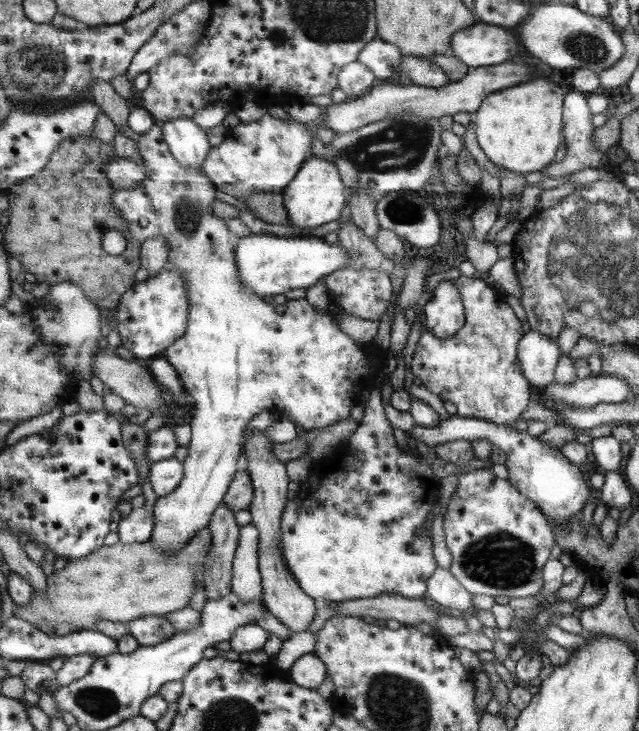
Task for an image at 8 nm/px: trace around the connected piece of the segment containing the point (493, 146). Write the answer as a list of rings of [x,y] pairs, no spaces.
[[[535,78],[489,96],[472,120],[484,154],[496,166],[523,175],[543,171],[553,163],[562,144],[564,92],[560,85],[552,84],[547,78]]]

